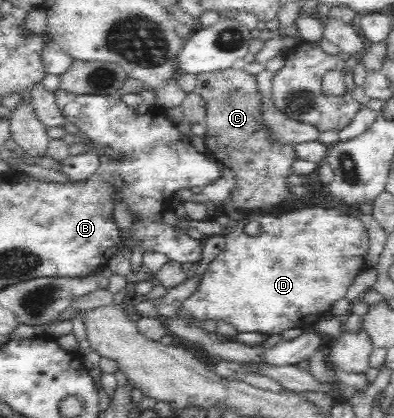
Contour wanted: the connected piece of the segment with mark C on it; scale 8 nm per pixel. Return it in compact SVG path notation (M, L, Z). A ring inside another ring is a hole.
M240 65L197 73L194 91L205 104L206 118L203 125L207 127L204 136L206 151L237 177L237 184L227 202L228 208L257 210L283 204L290 192L287 178L292 175L293 162L298 157L294 146L274 144L268 134L262 122L264 100L257 90L255 75L247 73Z

